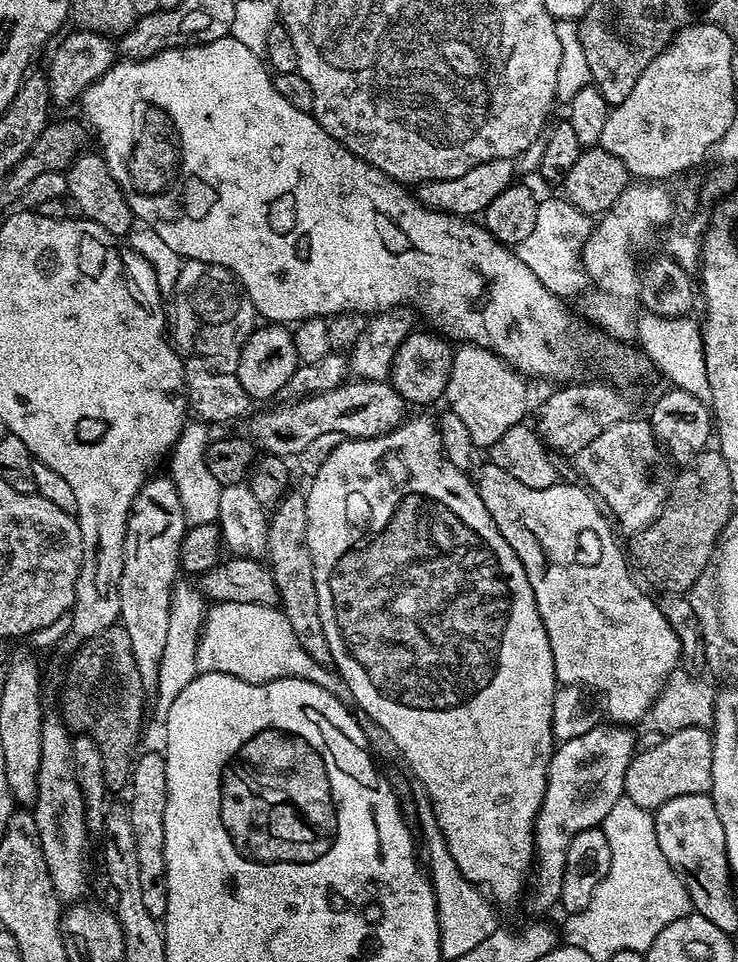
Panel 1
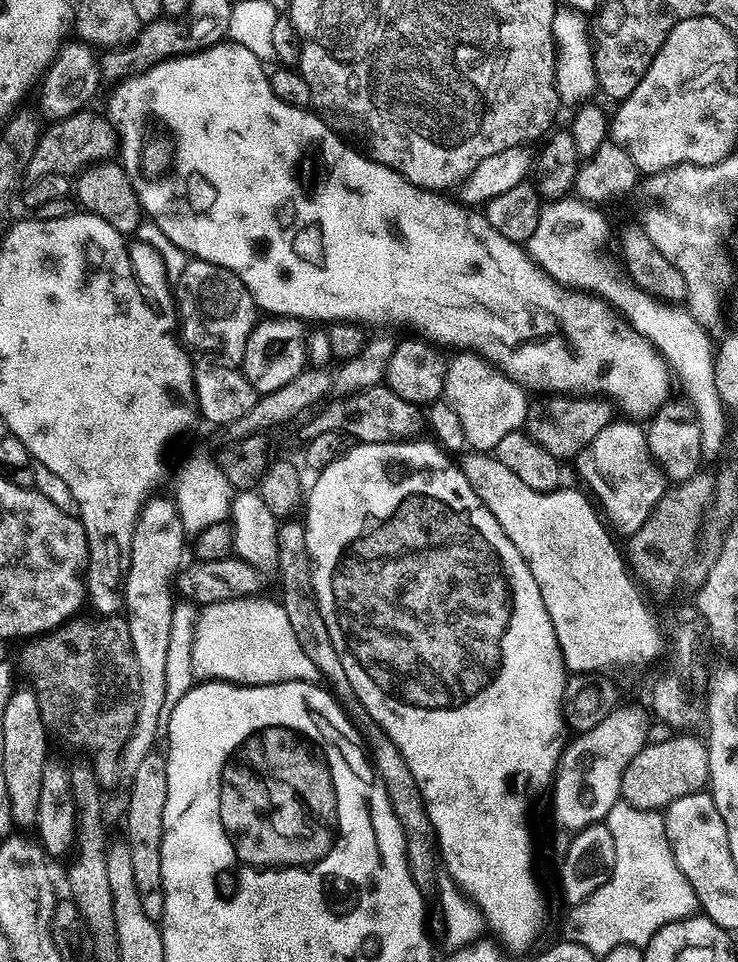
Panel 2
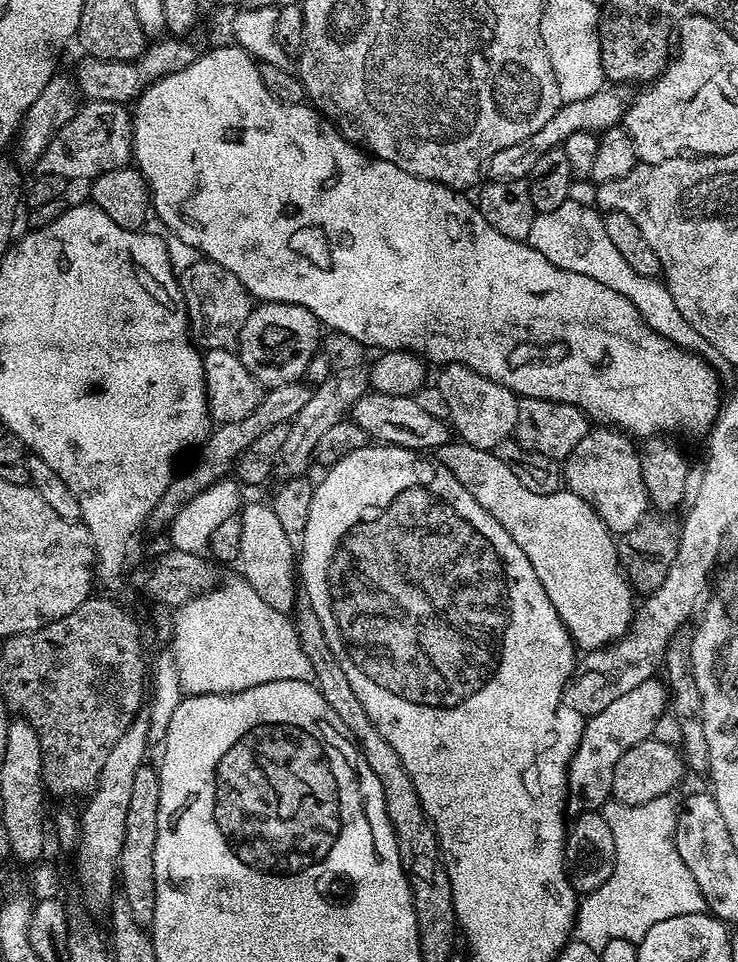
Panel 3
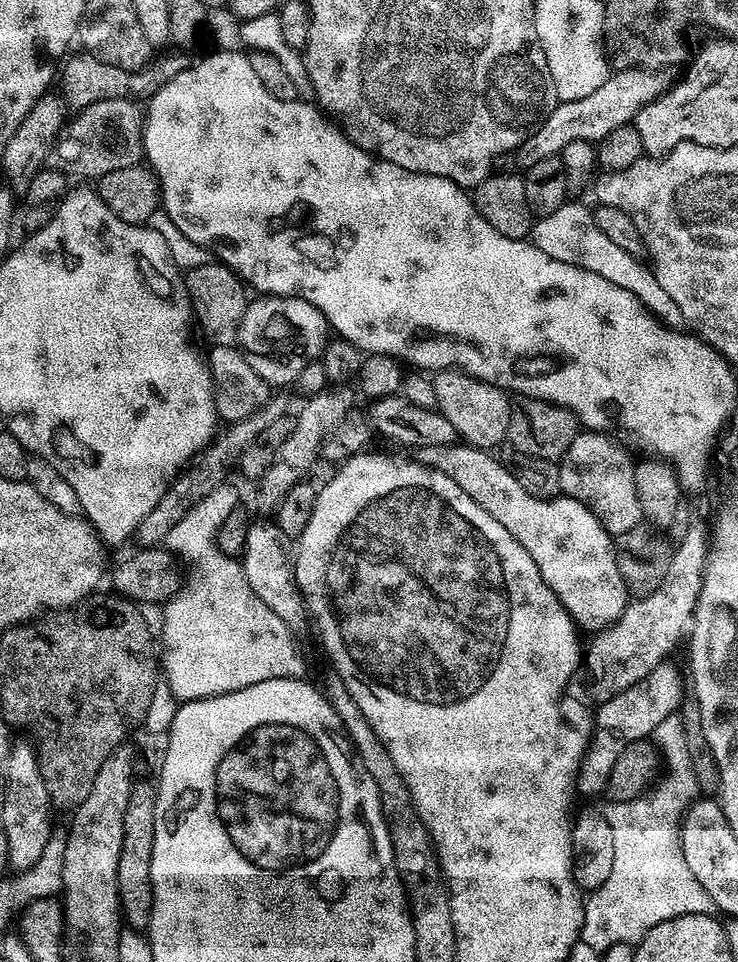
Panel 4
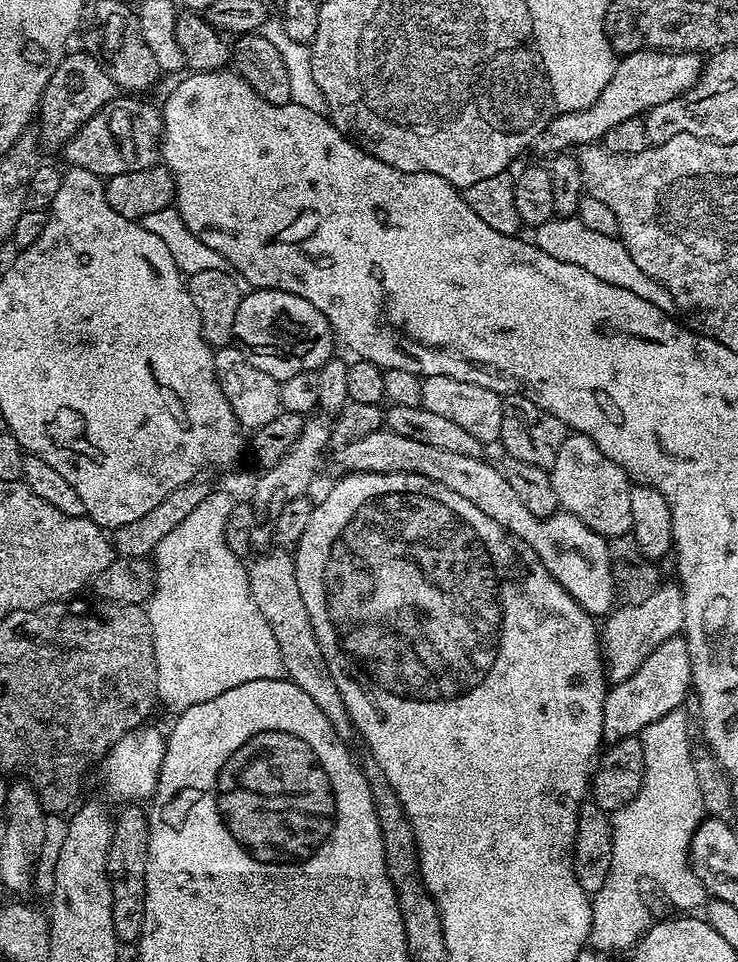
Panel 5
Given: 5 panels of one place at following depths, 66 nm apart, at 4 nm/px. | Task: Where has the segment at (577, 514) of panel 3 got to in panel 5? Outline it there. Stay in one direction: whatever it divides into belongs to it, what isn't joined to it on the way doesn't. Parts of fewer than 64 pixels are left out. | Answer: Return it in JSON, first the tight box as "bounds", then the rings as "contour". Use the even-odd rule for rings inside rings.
{"bounds":[346,428,617,618],"contour":[[[379,428],[374,434],[366,434],[359,442],[350,442],[346,450],[348,468],[354,472],[378,472],[380,474],[418,474],[430,478],[454,494],[462,494],[486,518],[526,542],[538,554],[538,558],[550,570],[550,574],[577,600],[593,618],[604,618],[613,611],[617,603],[616,583],[612,577],[612,563],[608,540],[599,536],[590,526],[581,522],[573,512],[557,510],[551,516],[540,519],[526,508],[522,499],[514,492],[510,483],[495,463],[487,464],[487,459],[465,458],[438,450],[435,446],[425,446],[413,442],[403,434],[394,434],[387,428]]]}

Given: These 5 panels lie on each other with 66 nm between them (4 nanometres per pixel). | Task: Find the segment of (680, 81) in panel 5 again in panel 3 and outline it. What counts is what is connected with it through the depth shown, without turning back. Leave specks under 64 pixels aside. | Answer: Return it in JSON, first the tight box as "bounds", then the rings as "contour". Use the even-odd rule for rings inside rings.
{"bounds":[486,86,630,180],"contour":[[[605,86],[594,94],[590,94],[590,98],[585,100],[570,100],[561,103],[559,105],[561,108],[541,128],[539,125],[521,144],[506,146],[506,150],[498,150],[498,154],[491,156],[486,165],[487,175],[494,180],[523,180],[531,173],[534,162],[542,158],[542,154],[546,154],[552,148],[563,146],[566,138],[570,138],[570,134],[579,132],[601,134],[608,128],[619,125],[623,121],[625,112],[628,111],[630,103],[628,90],[624,86]]]}

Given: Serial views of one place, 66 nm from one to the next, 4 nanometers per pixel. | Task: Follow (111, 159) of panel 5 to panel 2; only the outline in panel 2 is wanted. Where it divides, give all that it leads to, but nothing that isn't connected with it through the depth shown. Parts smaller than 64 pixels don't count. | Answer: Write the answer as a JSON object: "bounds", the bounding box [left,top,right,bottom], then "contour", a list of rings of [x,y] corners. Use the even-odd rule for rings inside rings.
{"bounds":[25,108,119,181],"contour":[[[87,108],[75,112],[66,119],[53,121],[41,133],[40,140],[35,146],[34,155],[27,164],[25,177],[29,181],[49,174],[62,174],[70,178],[84,171],[85,168],[103,163],[115,155],[119,143],[117,129],[107,115],[103,113],[100,115],[93,110]]]}

